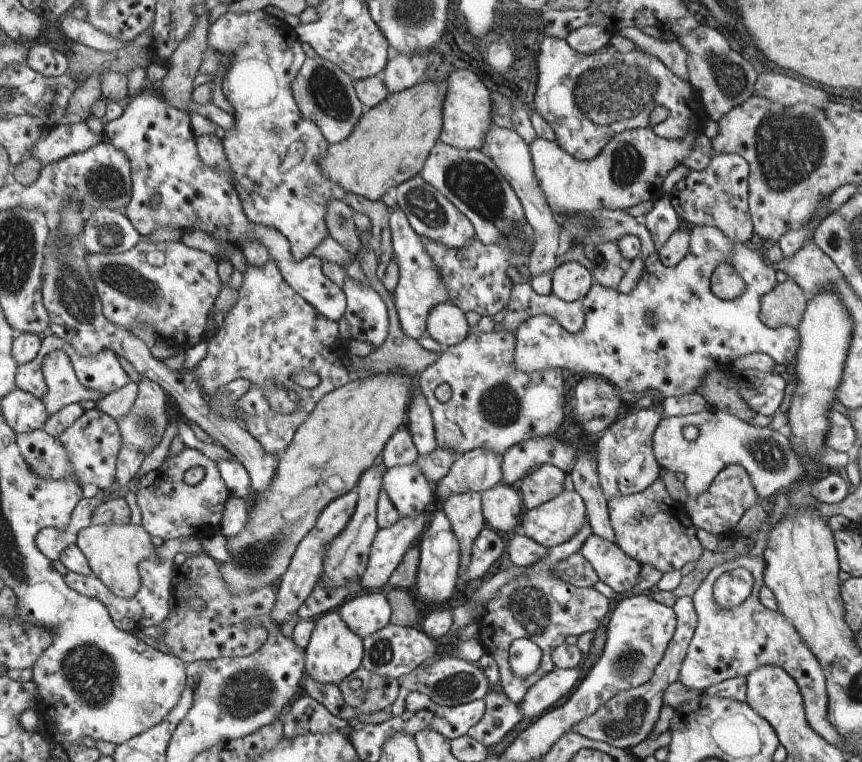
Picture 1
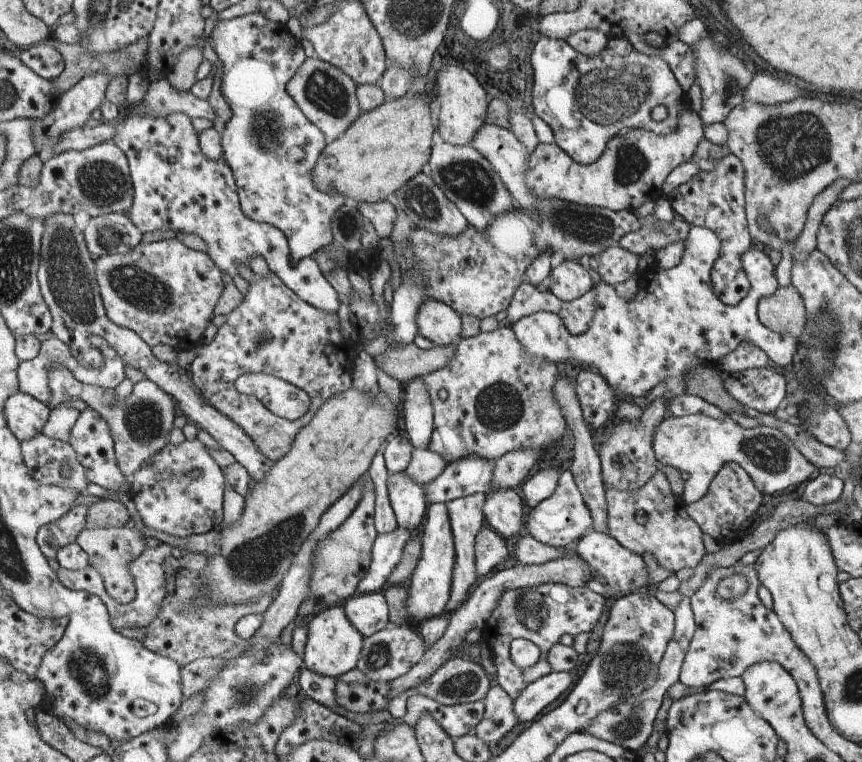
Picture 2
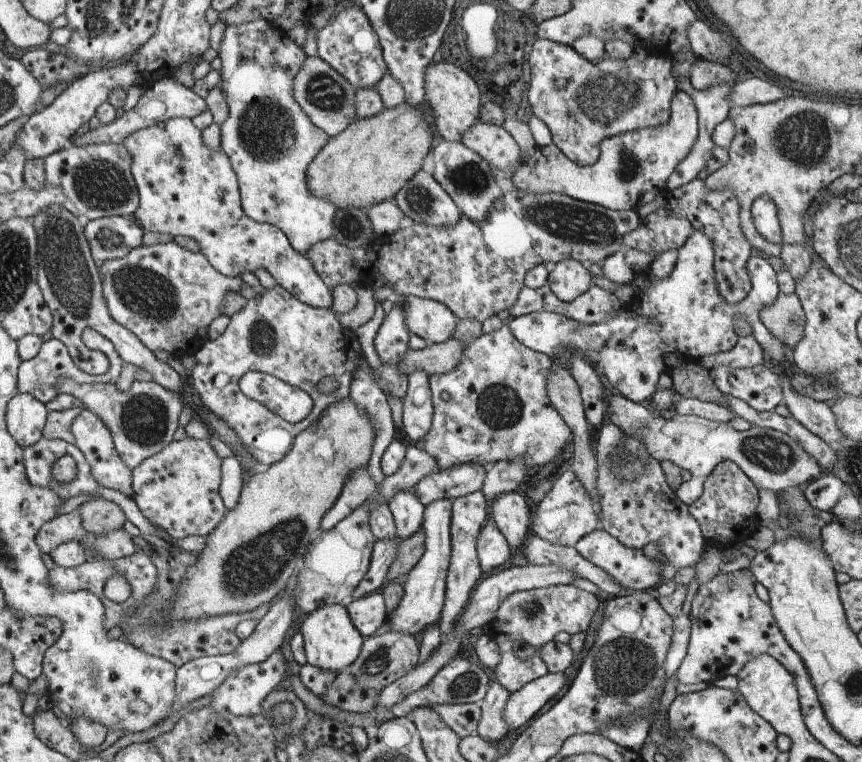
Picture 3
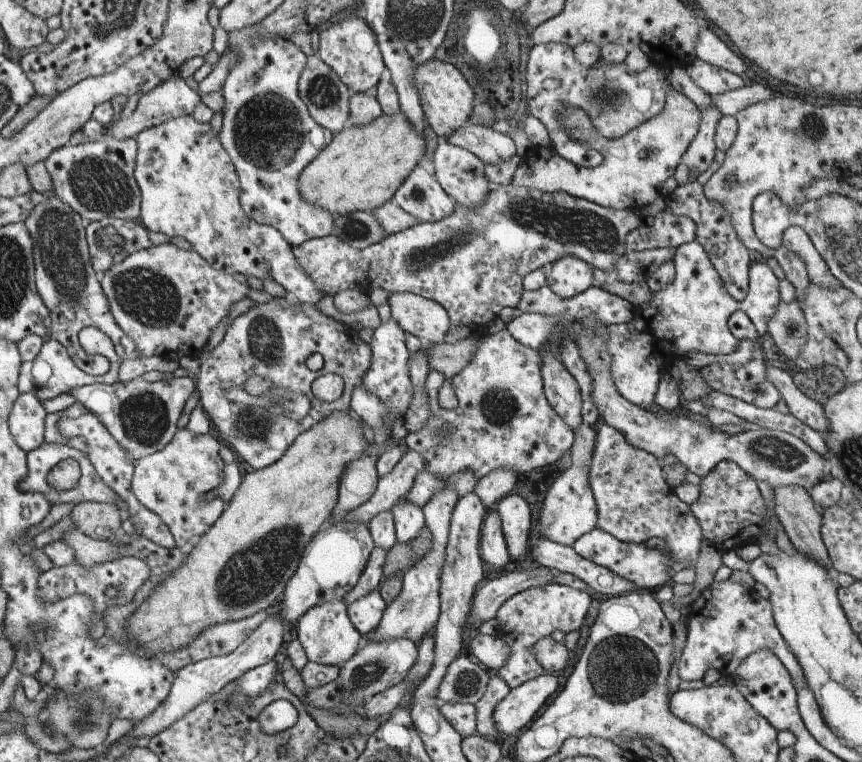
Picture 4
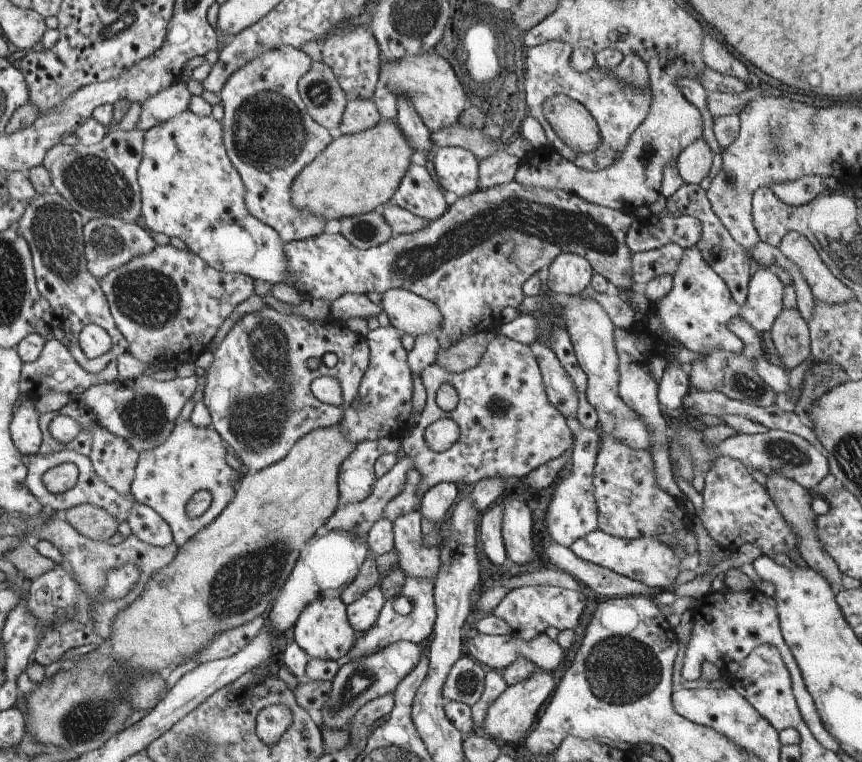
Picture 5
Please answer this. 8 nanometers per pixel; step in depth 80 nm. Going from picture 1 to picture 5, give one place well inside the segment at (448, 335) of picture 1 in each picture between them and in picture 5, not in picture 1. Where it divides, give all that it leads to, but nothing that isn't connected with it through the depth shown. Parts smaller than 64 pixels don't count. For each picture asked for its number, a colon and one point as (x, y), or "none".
2: (437, 321)
3: (433, 321)
4: (426, 319)
5: (409, 313)

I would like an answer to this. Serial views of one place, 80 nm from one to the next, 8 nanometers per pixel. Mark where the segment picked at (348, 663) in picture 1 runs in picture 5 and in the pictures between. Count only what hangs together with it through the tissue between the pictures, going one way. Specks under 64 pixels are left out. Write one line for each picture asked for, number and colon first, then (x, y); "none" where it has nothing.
2: (333, 647)
3: (332, 641)
4: (327, 634)
5: (323, 630)

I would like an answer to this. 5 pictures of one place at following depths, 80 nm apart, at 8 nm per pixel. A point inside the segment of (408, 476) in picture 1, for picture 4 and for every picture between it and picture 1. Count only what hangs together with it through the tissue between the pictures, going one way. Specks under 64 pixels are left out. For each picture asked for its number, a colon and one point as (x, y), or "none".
2: (408, 498)
3: (407, 508)
4: (409, 519)

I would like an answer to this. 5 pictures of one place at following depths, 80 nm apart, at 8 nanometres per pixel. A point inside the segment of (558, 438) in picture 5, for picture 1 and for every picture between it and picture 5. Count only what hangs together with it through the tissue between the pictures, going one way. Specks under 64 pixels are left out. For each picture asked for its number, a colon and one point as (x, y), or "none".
1: (494, 405)
2: (500, 400)
3: (499, 409)
4: (503, 420)

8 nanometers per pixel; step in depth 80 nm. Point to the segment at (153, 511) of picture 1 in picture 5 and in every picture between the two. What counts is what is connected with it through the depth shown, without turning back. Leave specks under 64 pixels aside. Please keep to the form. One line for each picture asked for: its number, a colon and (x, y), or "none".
2: (168, 499)
3: (177, 488)
4: (176, 482)
5: (192, 458)

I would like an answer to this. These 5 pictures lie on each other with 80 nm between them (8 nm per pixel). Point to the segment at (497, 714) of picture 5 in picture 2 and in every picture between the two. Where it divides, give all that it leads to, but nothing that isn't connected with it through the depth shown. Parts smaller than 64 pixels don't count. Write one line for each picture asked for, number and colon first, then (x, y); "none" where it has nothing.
2: (539, 695)
3: (522, 705)
4: (519, 707)

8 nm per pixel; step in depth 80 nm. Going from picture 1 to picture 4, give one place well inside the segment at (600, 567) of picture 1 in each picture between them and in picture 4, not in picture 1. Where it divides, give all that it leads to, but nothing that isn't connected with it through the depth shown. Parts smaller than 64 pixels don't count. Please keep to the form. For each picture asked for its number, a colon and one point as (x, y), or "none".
2: (621, 568)
3: (631, 567)
4: (648, 568)

